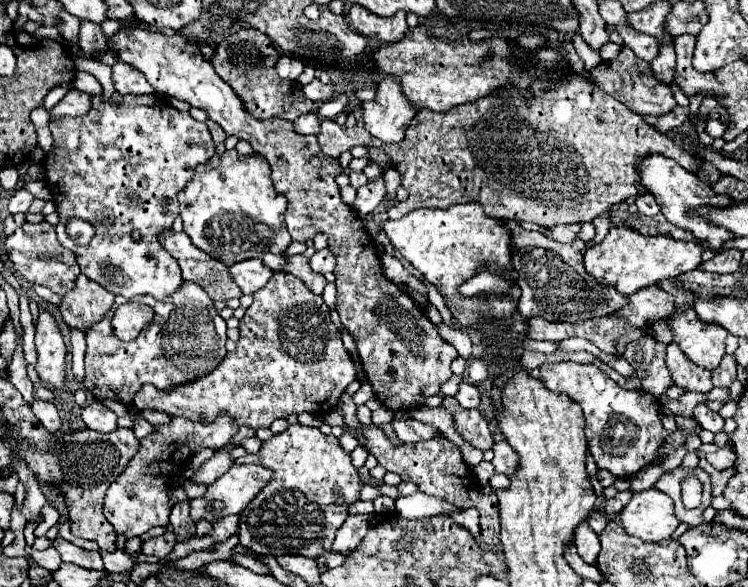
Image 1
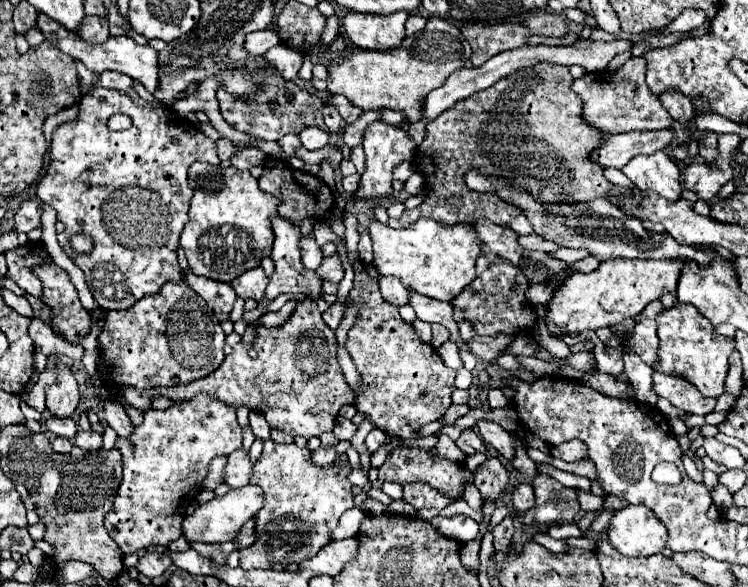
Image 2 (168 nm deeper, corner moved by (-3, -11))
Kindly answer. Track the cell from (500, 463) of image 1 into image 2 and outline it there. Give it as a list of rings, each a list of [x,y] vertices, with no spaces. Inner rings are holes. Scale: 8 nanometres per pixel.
[[[526,483],[518,485],[518,487],[514,489],[514,493],[512,493],[512,503],[514,503],[514,507],[516,507],[518,511],[528,511],[528,509],[532,509],[532,507],[534,507],[534,491],[532,491],[532,487],[526,485]]]

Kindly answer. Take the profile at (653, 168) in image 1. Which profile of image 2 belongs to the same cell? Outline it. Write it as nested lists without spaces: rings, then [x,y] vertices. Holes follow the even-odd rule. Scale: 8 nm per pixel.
[[[656,151],[652,155],[636,155],[626,163],[622,173],[640,191],[652,191],[668,201],[680,199],[680,169],[664,151]]]

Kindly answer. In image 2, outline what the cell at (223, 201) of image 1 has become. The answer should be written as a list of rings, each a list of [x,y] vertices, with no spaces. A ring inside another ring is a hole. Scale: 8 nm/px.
[[[194,163],[188,179],[194,197],[188,213],[190,221],[182,231],[180,245],[196,275],[230,283],[244,271],[258,267],[262,257],[270,257],[274,243],[270,215],[278,211],[278,203],[270,193],[258,187],[250,171]]]

